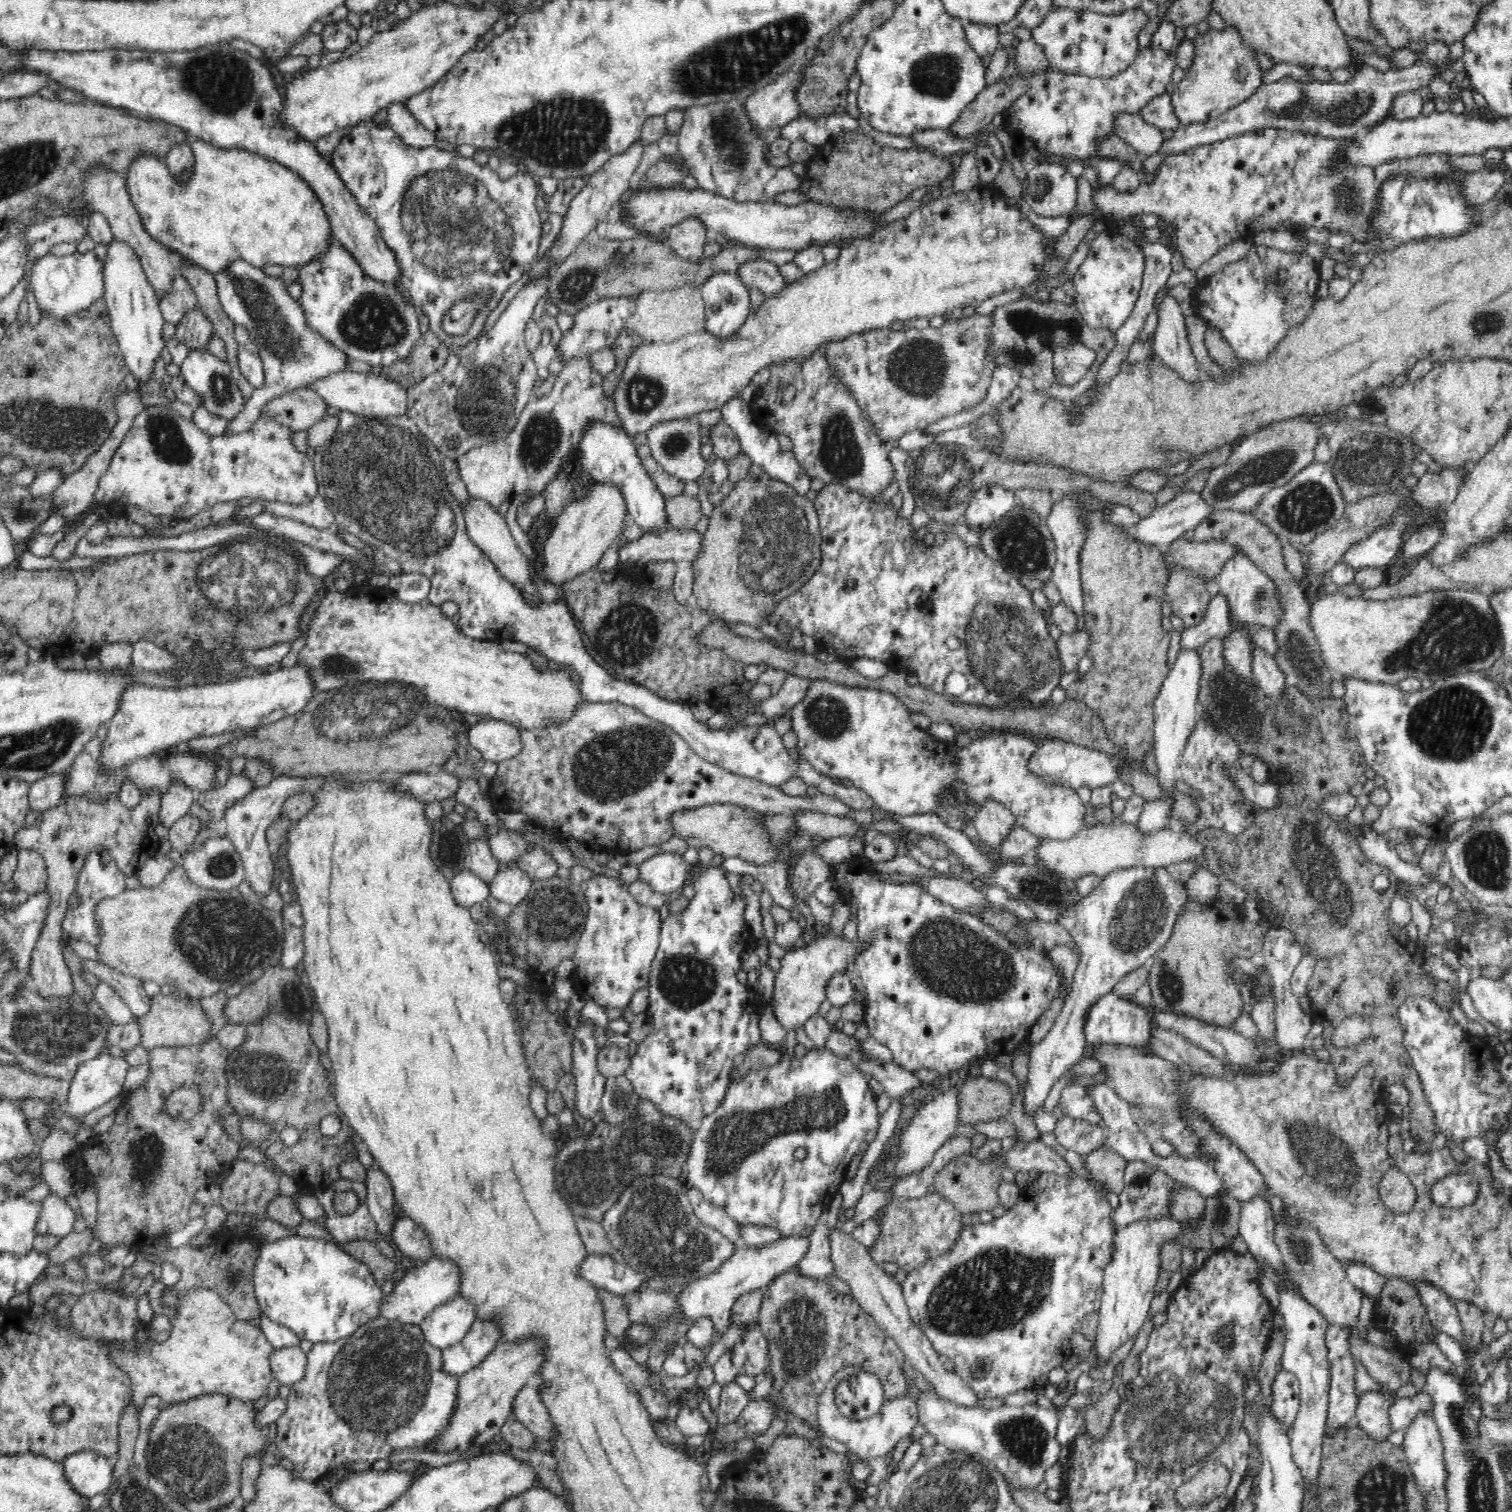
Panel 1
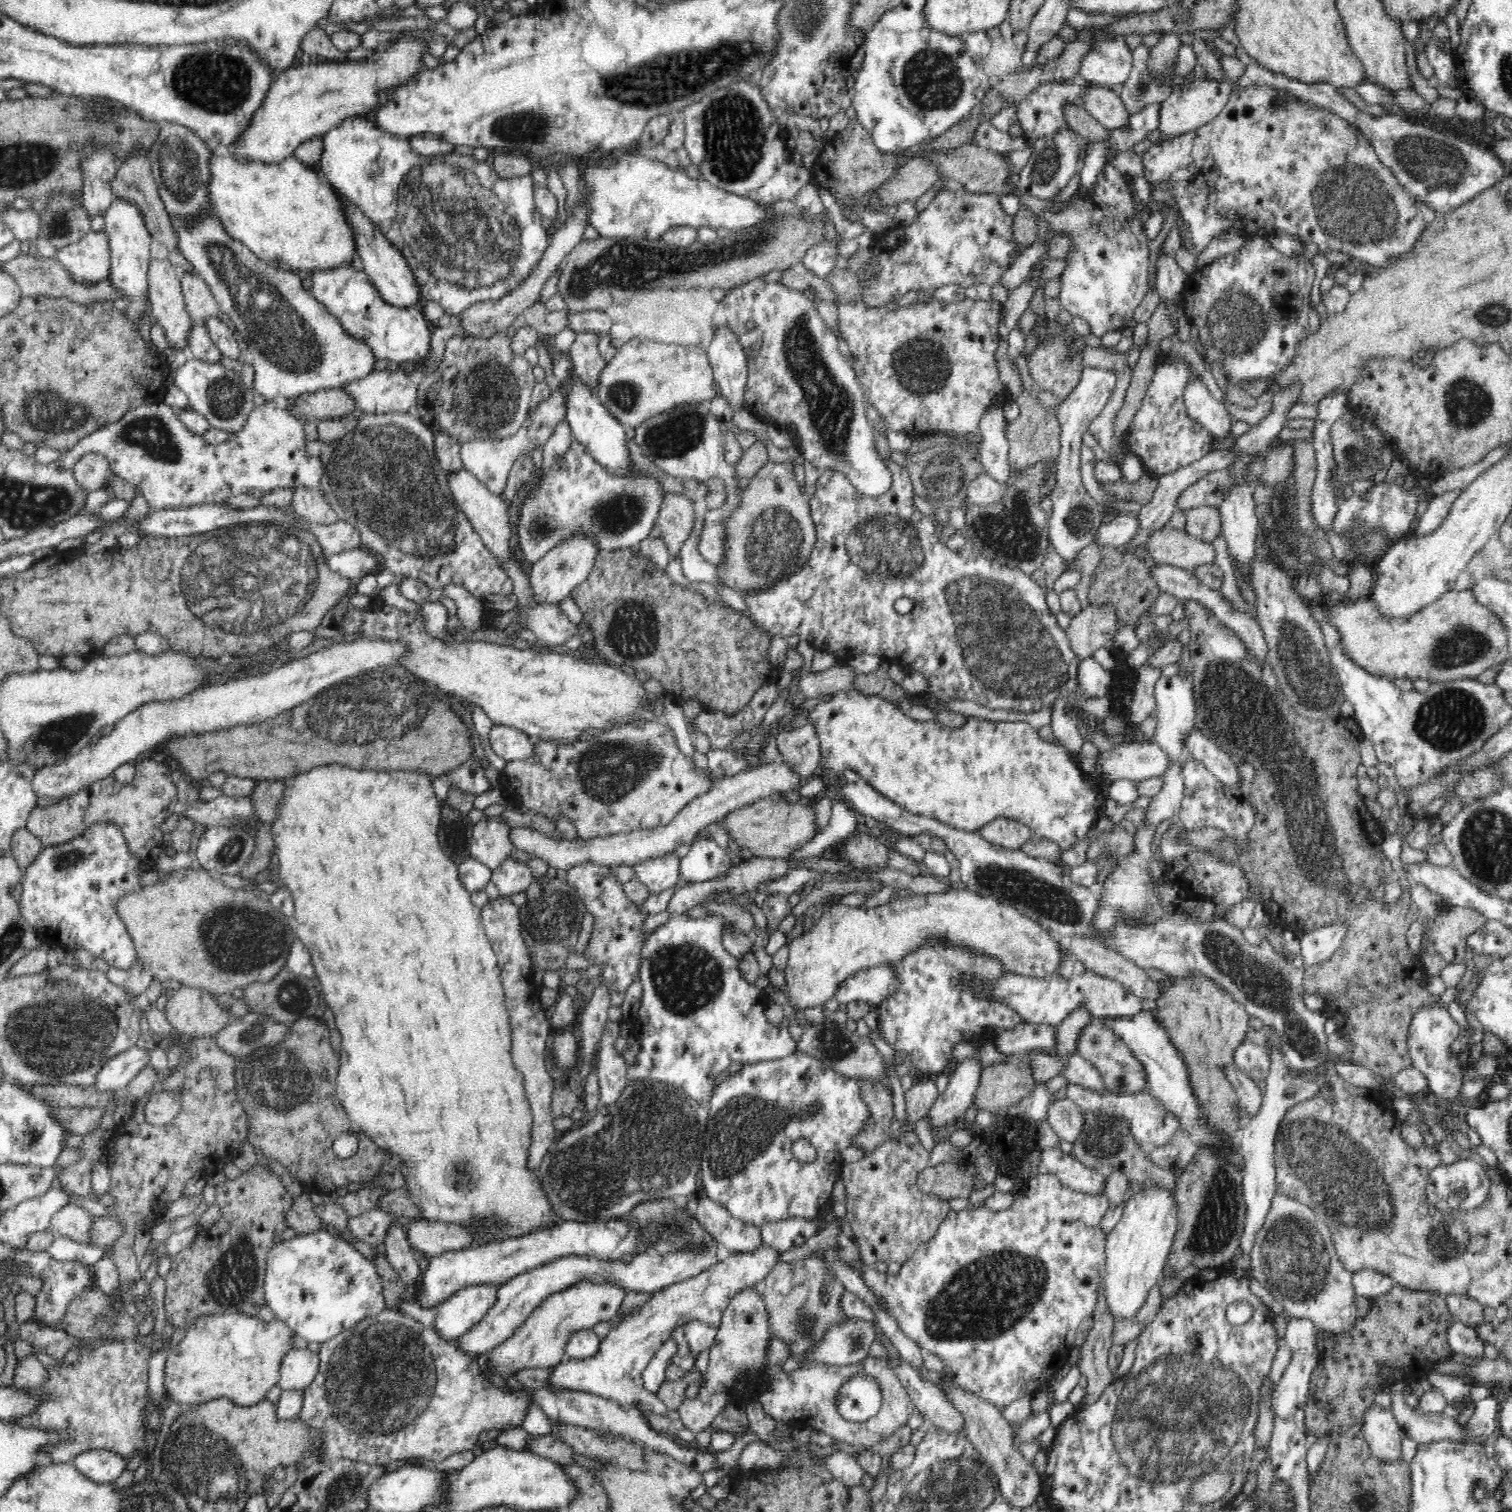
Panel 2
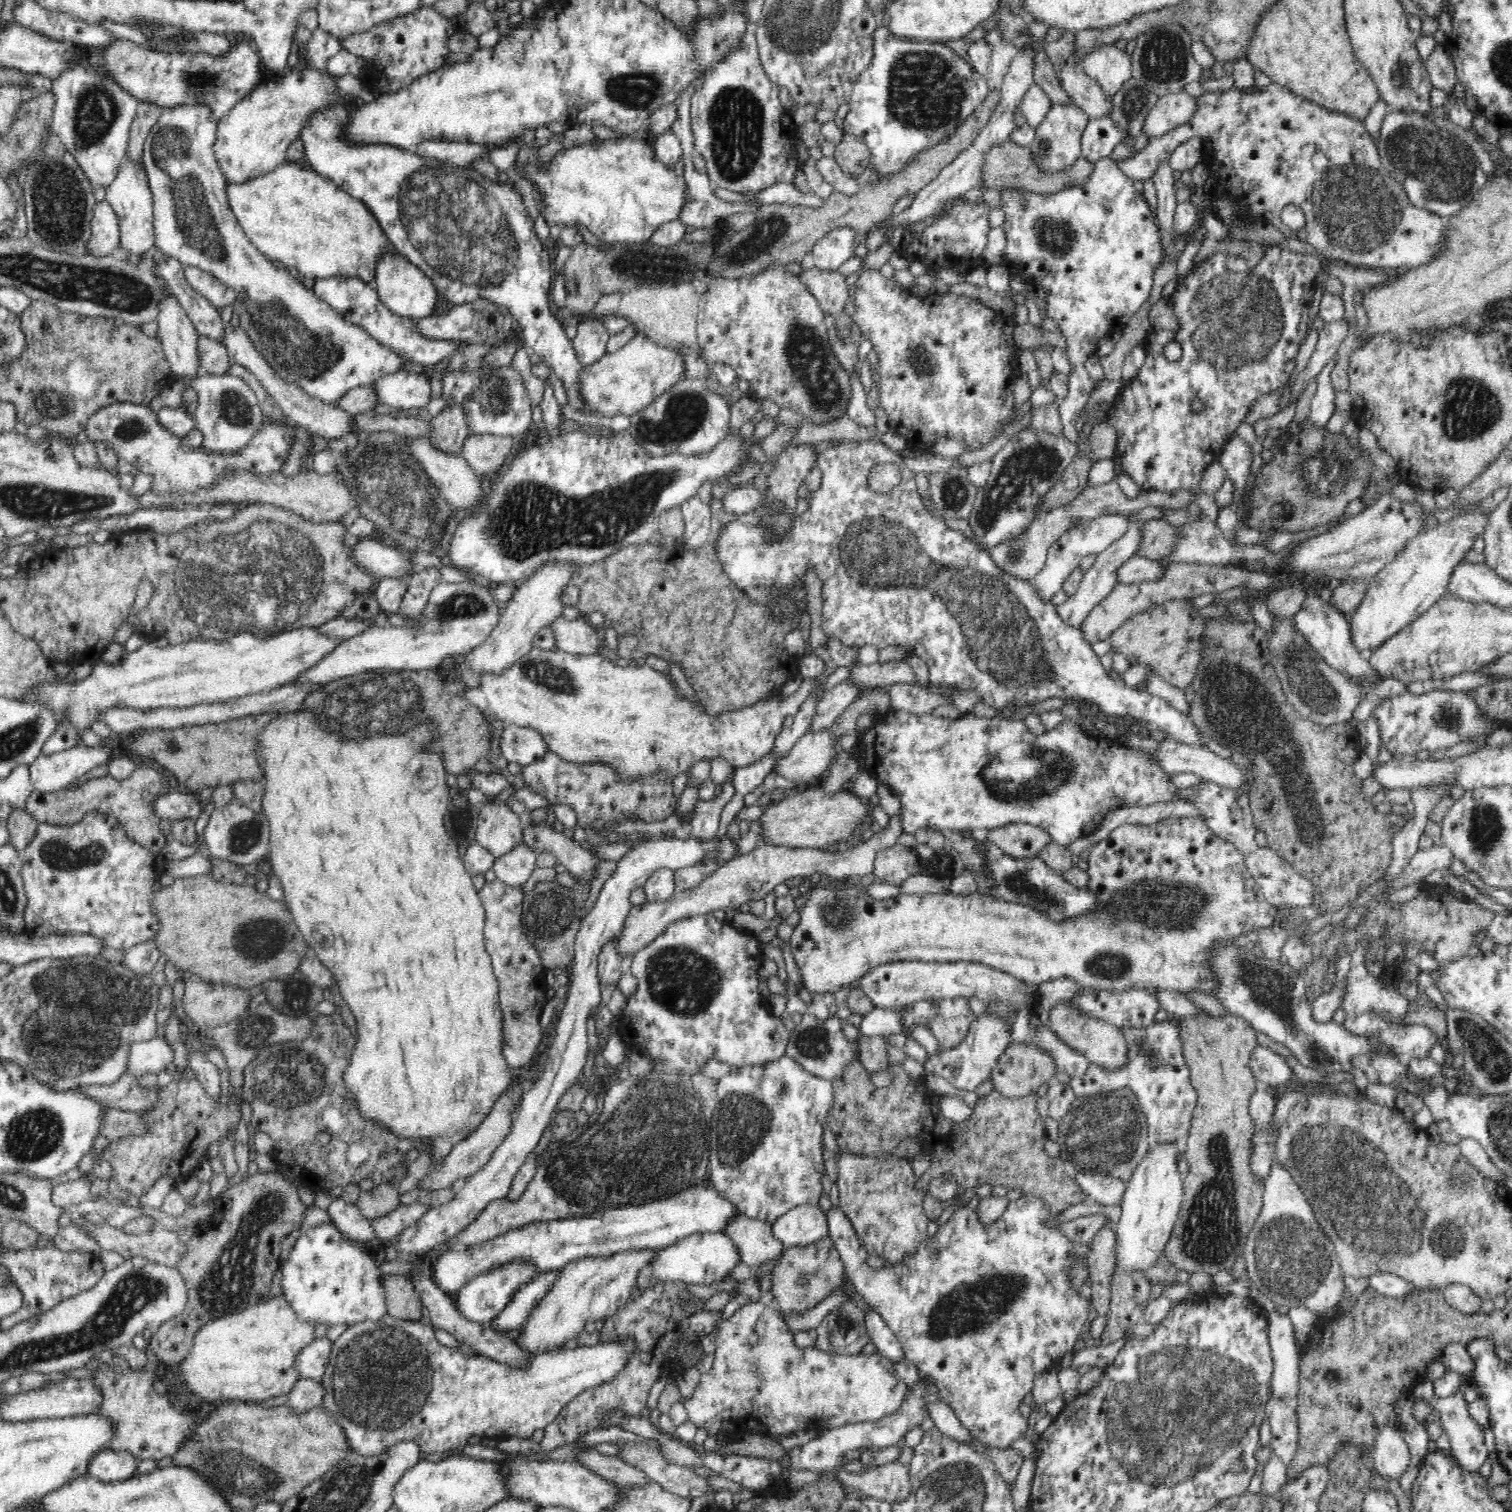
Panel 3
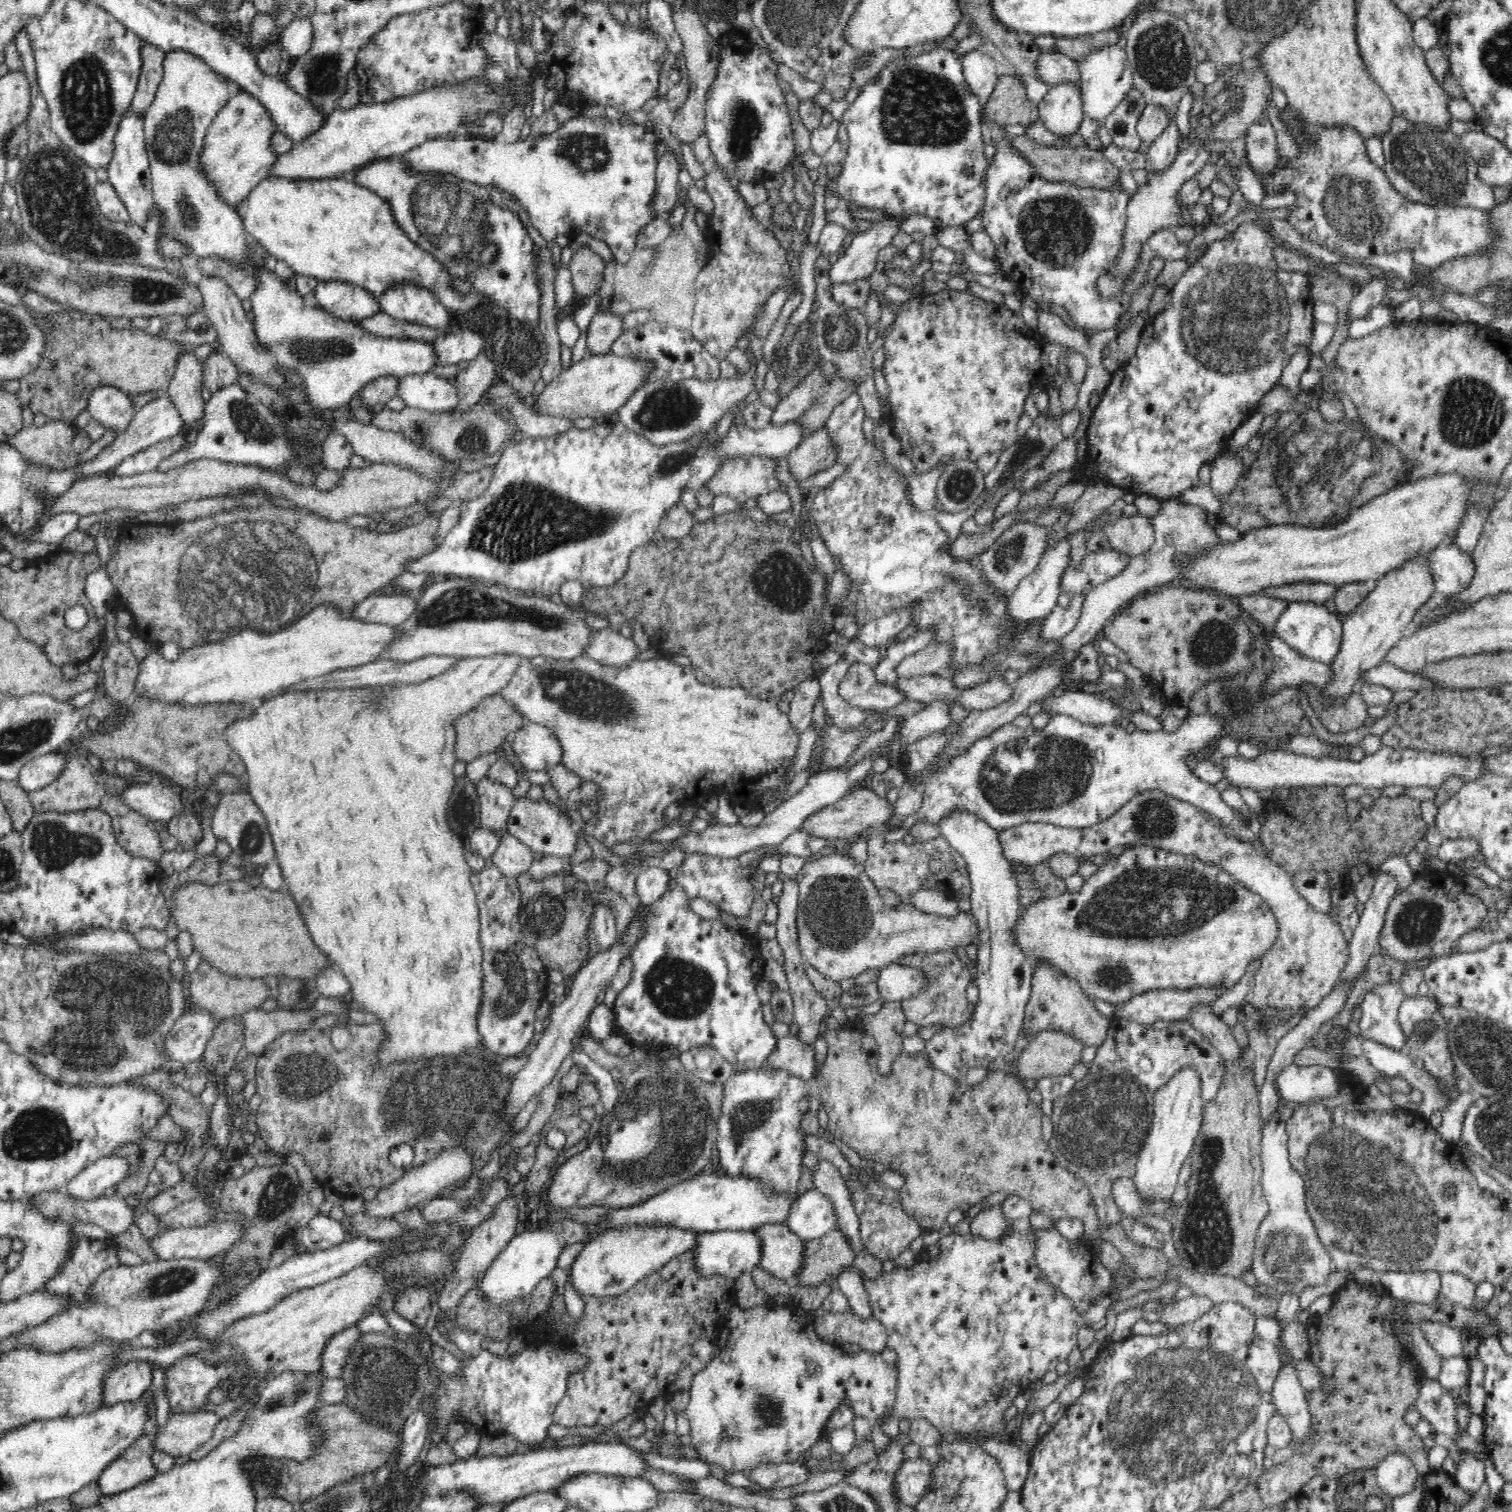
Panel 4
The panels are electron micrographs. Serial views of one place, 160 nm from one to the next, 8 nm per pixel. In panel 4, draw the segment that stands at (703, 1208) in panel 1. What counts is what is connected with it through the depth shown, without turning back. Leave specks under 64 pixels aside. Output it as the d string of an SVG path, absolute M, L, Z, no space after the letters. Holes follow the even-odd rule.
M766 1223L753 1231L760 1235L764 1245L758 1264L760 1268L778 1279L794 1280L803 1265L805 1241L789 1230L785 1223Z

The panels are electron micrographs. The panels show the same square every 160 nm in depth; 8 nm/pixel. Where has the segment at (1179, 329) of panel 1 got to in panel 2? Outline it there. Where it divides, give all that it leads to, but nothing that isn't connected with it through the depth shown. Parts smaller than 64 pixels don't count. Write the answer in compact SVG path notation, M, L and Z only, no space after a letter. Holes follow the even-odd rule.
M1162 248L1158 255L1157 279L1155 290L1165 304L1174 304L1178 294L1182 294L1183 286L1189 274L1187 274L1174 260L1174 256L1165 254ZM1194 377L1189 380L1183 392L1183 401L1188 418L1200 422L1214 438L1221 440L1219 450L1236 454L1236 438L1228 438L1232 420L1224 405L1210 395L1202 379Z

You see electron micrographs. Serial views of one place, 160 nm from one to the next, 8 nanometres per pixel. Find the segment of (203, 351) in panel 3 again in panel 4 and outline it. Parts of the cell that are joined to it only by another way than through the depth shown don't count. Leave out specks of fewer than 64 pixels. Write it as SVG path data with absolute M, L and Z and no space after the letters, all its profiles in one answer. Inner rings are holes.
M212 352L202 363L203 383L213 393L236 382L239 369L224 352Z

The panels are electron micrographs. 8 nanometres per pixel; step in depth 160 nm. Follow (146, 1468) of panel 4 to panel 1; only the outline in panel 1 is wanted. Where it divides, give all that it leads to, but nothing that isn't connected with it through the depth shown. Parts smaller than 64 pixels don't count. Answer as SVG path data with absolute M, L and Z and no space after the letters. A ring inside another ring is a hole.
M97 1452L74 1453L62 1463L70 1485L82 1496L106 1493L113 1482L113 1461Z

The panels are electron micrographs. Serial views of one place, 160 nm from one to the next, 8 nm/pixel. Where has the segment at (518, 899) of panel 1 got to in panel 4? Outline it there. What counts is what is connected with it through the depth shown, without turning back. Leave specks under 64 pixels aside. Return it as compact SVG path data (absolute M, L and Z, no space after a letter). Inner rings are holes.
M504 832L498 849L493 854L493 864L506 876L517 878L526 874L534 862L534 851L518 841L513 834Z

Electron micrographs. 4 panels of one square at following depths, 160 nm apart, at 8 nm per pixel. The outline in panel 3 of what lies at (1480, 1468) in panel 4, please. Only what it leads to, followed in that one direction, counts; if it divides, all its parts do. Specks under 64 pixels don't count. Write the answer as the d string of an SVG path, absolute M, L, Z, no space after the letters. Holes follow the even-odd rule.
M1424 1379L1419 1384L1416 1384L1413 1388L1414 1400L1421 1398L1427 1400L1431 1406L1432 1411L1437 1410L1437 1420L1440 1422L1442 1430L1445 1430L1449 1437L1449 1443L1451 1445L1451 1453L1456 1457L1456 1461L1460 1463L1462 1469L1470 1471L1470 1473L1476 1472L1482 1466L1483 1462L1488 1458L1488 1451L1484 1446L1484 1432L1485 1429L1478 1425L1476 1419L1472 1419L1470 1411L1468 1410L1468 1403L1464 1399L1463 1386L1453 1392L1446 1398L1437 1398L1433 1389L1433 1381Z

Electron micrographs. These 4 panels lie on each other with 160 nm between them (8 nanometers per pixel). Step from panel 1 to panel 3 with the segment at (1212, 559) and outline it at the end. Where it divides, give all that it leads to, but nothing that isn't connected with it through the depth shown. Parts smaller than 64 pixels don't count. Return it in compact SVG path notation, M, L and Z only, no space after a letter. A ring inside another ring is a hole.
M1163 519L1146 520L1142 524L1142 540L1138 546L1137 556L1160 561L1168 557L1178 542L1178 528Z

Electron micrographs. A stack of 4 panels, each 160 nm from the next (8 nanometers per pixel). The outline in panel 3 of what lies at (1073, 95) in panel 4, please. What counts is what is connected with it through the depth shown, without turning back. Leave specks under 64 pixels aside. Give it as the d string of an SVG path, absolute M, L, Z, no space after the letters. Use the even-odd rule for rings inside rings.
M1053 104L1046 119L1035 128L1036 138L1029 145L1035 154L1035 158L1037 158L1036 163L1040 163L1044 169L1055 171L1078 161L1083 156L1081 154L1081 139L1089 120L1090 117L1076 104Z

